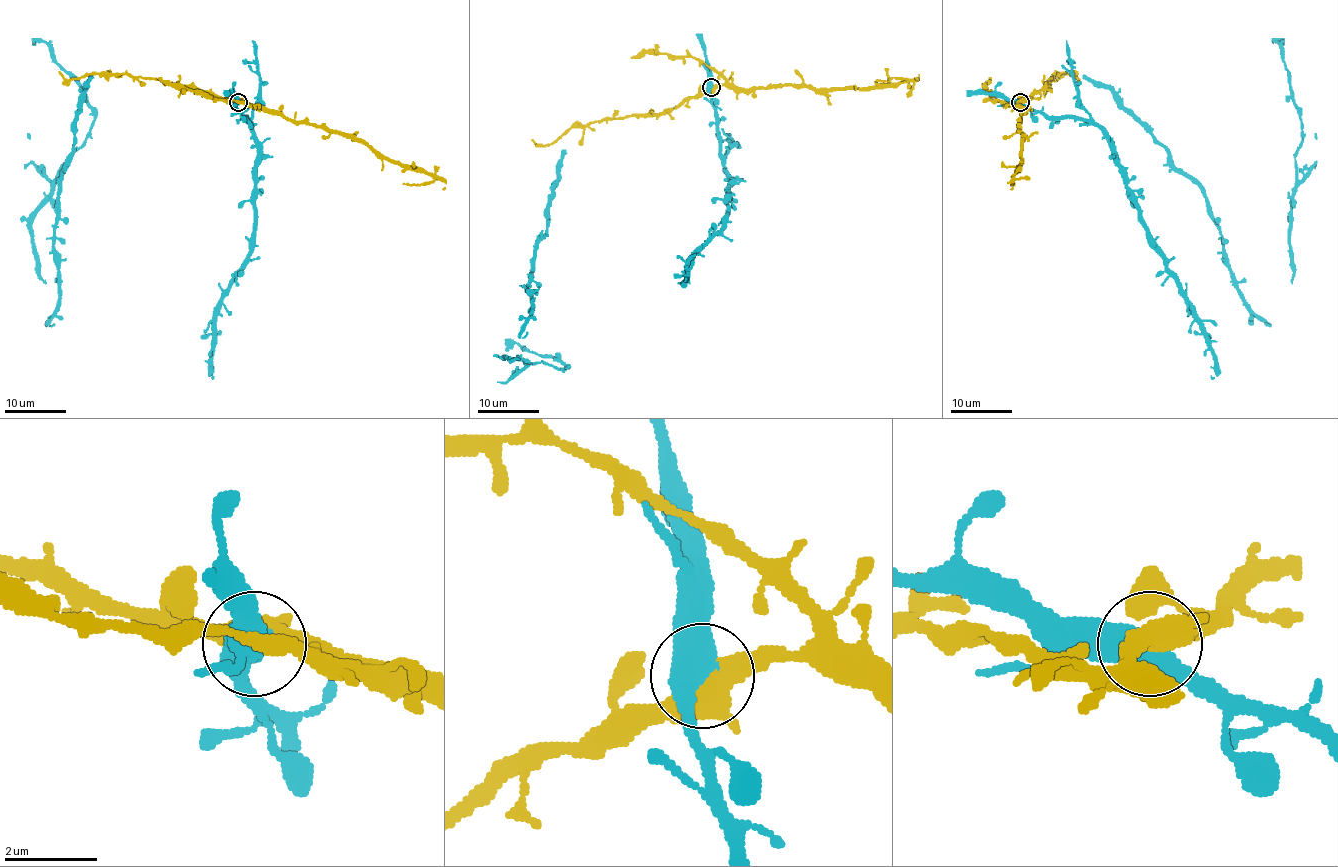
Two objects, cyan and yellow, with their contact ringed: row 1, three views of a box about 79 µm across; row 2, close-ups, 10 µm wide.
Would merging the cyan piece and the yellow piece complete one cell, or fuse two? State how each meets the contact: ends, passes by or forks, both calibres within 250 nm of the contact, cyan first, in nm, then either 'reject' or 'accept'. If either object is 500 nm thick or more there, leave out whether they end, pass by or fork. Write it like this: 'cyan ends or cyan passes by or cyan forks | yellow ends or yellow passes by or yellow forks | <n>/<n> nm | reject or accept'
550/440 nm | reject

